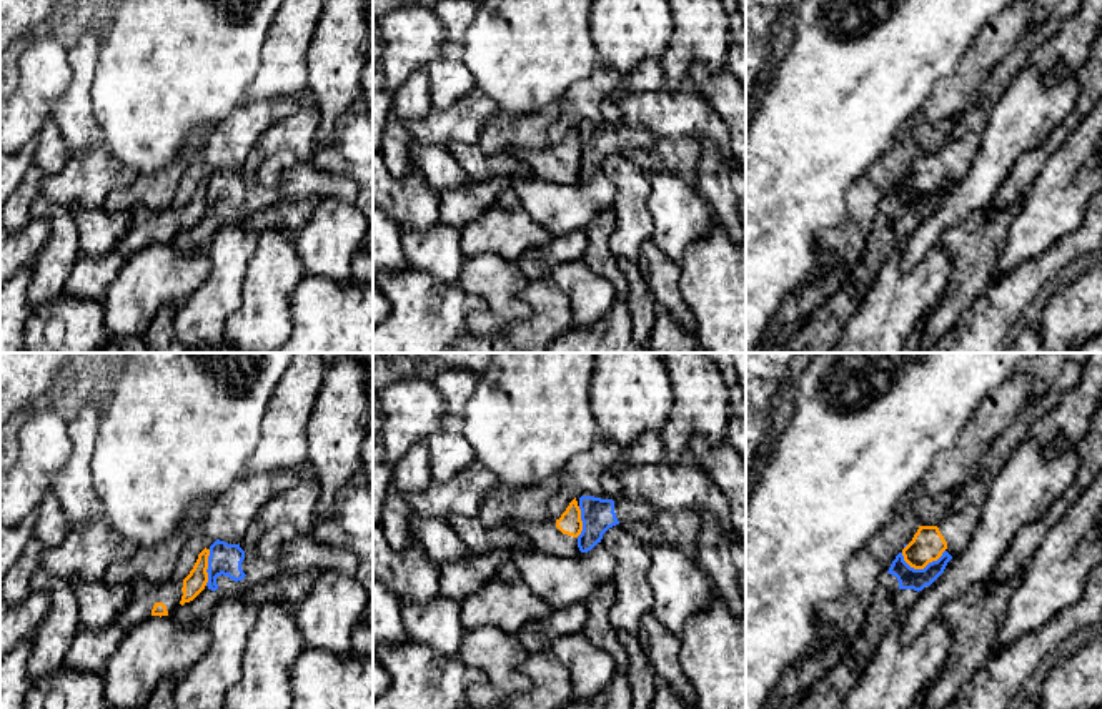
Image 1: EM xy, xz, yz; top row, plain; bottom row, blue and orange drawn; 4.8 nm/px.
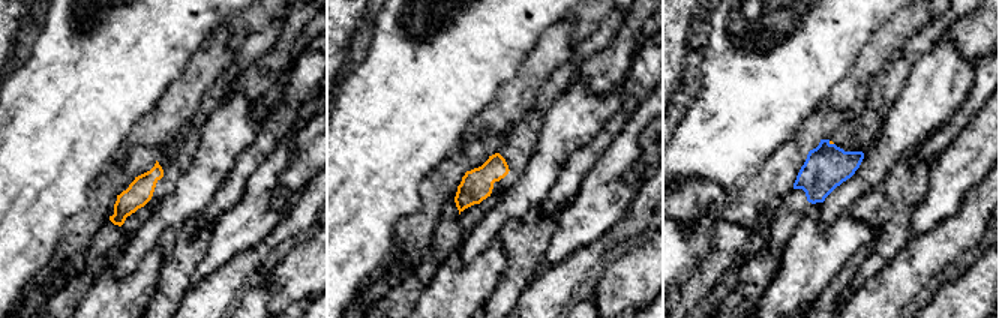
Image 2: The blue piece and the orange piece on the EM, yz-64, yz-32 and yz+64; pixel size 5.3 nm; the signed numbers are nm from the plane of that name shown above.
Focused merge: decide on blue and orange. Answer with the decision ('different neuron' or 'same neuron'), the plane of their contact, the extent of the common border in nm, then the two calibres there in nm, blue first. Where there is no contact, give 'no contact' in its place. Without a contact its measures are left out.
different neuron; meets blue in yz; contact 220 nm long; 110 nm thick on the blue side, 160 nm on the other

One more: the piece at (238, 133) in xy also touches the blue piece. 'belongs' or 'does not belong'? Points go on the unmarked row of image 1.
does not belong

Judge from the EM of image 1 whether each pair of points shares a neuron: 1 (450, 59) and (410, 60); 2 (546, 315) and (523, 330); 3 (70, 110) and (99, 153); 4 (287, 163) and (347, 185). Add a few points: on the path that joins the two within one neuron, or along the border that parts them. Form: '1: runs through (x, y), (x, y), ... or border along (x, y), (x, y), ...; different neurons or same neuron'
1: border along (440, 20), (443, 44), (425, 69); different neurons
2: runs through (541, 320), (528, 330); same neuron
3: border along (100, 138), (69, 158); different neurons
4: runs through (302, 178), (312, 183), (332, 185); same neuron

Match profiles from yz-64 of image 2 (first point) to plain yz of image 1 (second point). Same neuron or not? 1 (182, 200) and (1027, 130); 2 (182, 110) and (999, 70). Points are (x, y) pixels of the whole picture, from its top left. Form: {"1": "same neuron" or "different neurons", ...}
{"1": "same neuron", "2": "different neurons"}

